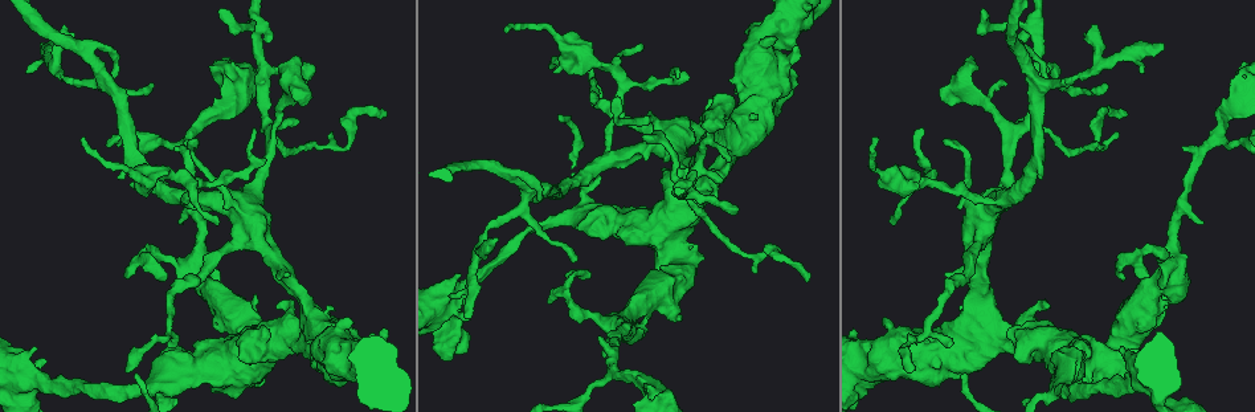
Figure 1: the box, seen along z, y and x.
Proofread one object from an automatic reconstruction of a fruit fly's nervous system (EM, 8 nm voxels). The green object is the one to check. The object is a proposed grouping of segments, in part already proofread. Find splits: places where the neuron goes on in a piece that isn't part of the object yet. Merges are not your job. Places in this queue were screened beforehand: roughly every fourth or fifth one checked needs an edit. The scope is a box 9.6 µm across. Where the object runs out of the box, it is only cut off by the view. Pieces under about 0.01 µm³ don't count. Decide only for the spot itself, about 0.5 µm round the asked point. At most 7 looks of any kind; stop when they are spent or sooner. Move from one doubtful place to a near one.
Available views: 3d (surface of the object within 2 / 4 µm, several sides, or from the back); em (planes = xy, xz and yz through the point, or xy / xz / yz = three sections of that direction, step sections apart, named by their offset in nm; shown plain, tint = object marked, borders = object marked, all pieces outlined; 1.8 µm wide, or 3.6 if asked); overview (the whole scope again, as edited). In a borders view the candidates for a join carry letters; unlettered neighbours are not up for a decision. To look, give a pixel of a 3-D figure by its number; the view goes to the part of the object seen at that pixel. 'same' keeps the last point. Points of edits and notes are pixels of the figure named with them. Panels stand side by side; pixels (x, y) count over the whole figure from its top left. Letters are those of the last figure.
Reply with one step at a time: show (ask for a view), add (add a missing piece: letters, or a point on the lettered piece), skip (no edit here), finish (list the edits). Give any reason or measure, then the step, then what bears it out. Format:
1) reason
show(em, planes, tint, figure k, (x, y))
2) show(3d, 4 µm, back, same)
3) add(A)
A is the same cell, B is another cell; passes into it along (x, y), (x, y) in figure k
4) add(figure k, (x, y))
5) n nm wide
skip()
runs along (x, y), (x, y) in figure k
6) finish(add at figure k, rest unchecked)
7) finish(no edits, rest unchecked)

free end
show(em, planes, borders, figure 1, (463, 315))

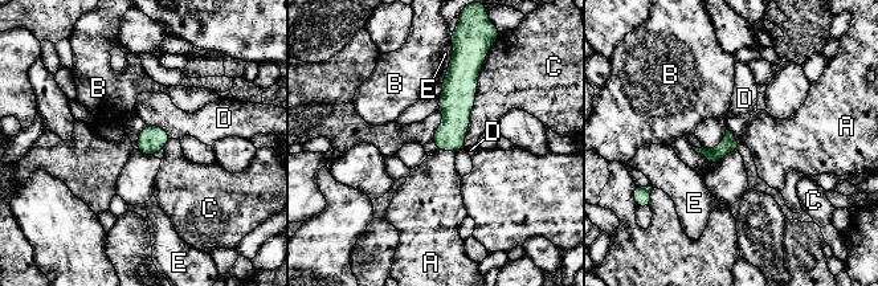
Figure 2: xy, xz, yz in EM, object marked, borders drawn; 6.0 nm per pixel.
C touches over 550 nm
add(A)
A is the same cell, B, C, D and E are other cells; it goes on there

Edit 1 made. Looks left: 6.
show(overview)

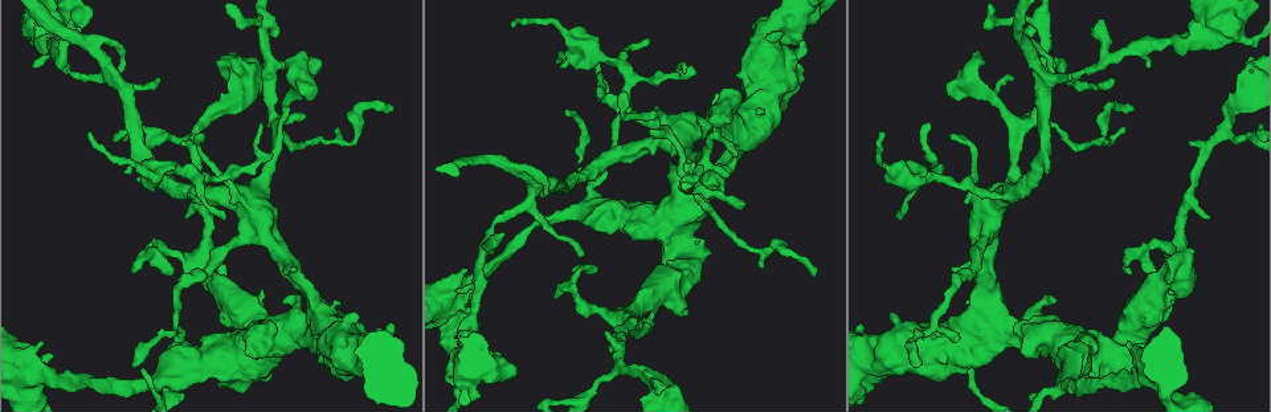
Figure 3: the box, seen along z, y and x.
three-way junction
show(em, planes, borders, figure 3, (1014, 193))

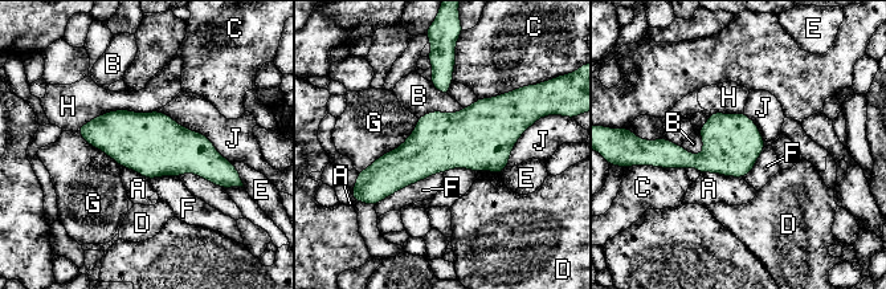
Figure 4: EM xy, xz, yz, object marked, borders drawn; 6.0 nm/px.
360 nm wide
skip()
A, B, C, D, E, F, G, H and J are other cells; border along (442, 173), (408, 184), (375, 206) in figure 4; none of them fits

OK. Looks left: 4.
four or more arms meet
show(3d, 2 µm, back, figure 3, (207, 248))

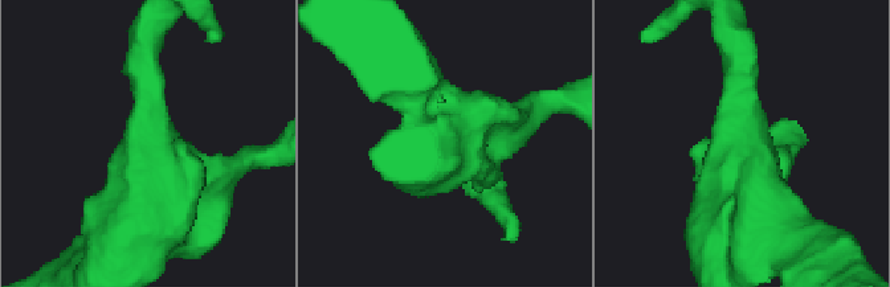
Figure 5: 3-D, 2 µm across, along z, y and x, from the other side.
4 arms; need the tissue
show(em, planes, borders, figure 5, (149, 142))

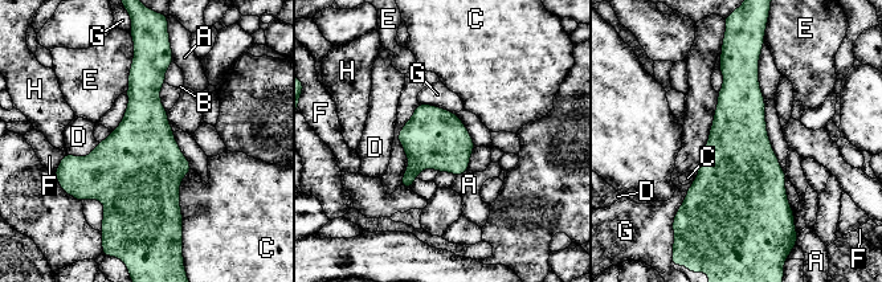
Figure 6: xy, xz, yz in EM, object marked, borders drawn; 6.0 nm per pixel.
G touches over 550 nm
skip()
A, B, C, D, E, F, G and H are other cells; no lettered piece goes on from it

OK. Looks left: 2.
finish(add at figure 2, rest unchecked)

